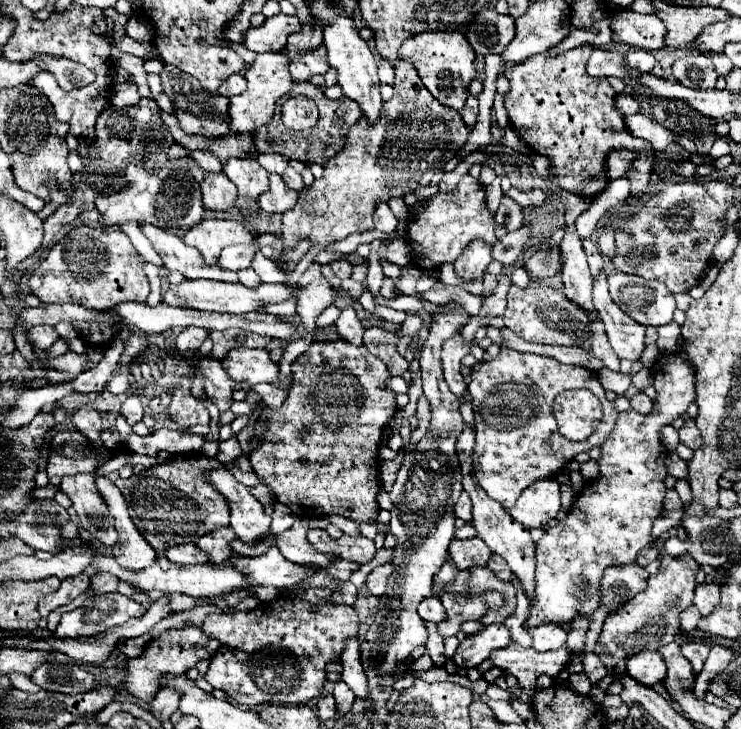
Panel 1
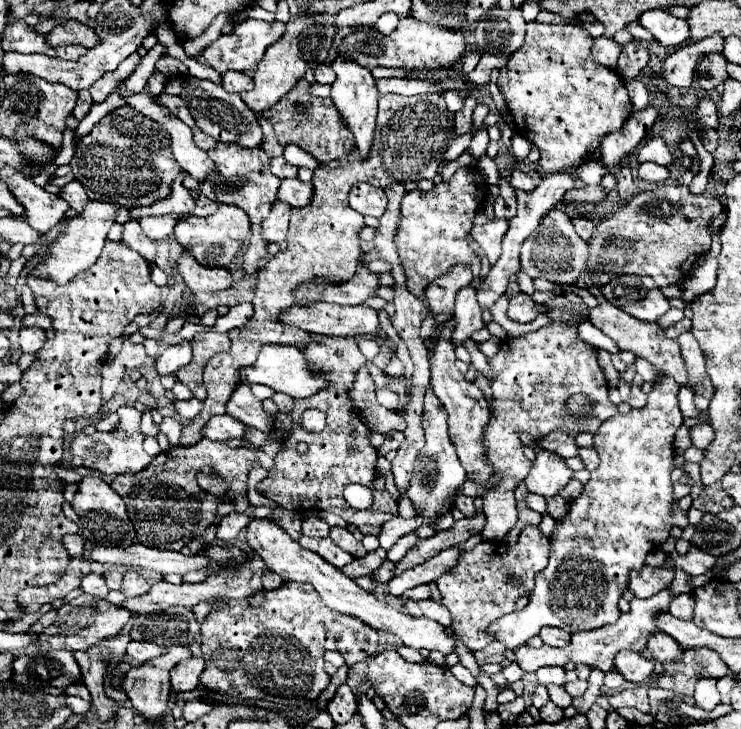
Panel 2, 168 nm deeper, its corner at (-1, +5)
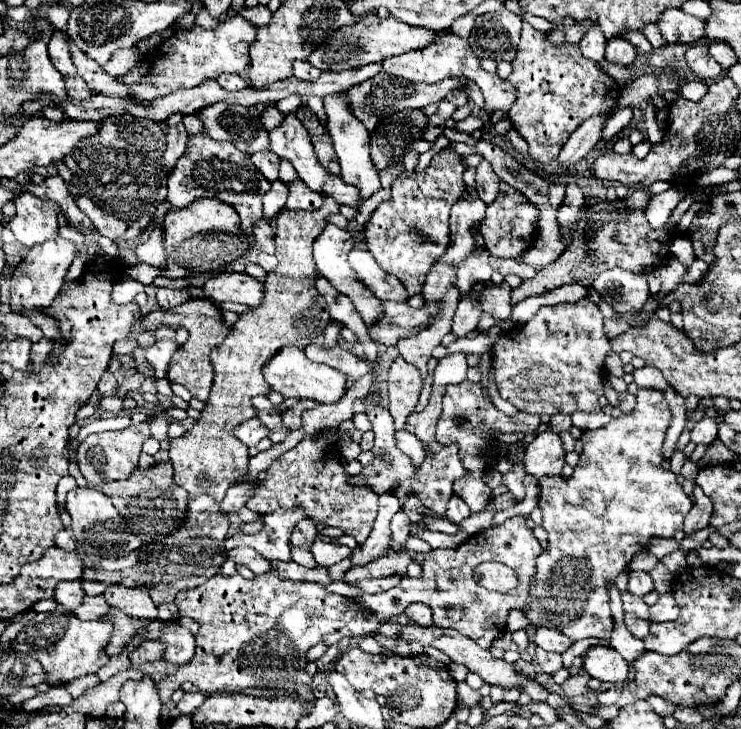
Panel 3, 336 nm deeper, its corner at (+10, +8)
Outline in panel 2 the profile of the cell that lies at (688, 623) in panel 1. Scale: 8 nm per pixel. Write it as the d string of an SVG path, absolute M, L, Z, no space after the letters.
M679 594L679 596L675 596L675 600L671 600L669 612L671 612L675 618L691 620L693 608L695 608L695 602L693 602L691 594Z

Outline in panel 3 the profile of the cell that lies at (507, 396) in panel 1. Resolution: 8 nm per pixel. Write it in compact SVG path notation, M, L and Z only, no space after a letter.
M582 299L576 303L558 303L542 307L528 323L516 325L514 329L502 333L502 337L492 347L492 367L496 387L502 399L512 403L522 413L536 415L570 415L574 411L598 413L598 399L604 393L602 389L602 367L604 357L610 351L610 343L606 347L602 339L608 339L602 331L602 313L590 299Z

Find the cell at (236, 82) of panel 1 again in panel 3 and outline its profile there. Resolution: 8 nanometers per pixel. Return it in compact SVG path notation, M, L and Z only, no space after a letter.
M224 73L218 77L218 85L226 91L242 91L248 87L248 83L244 81L242 75L230 75L230 73Z

